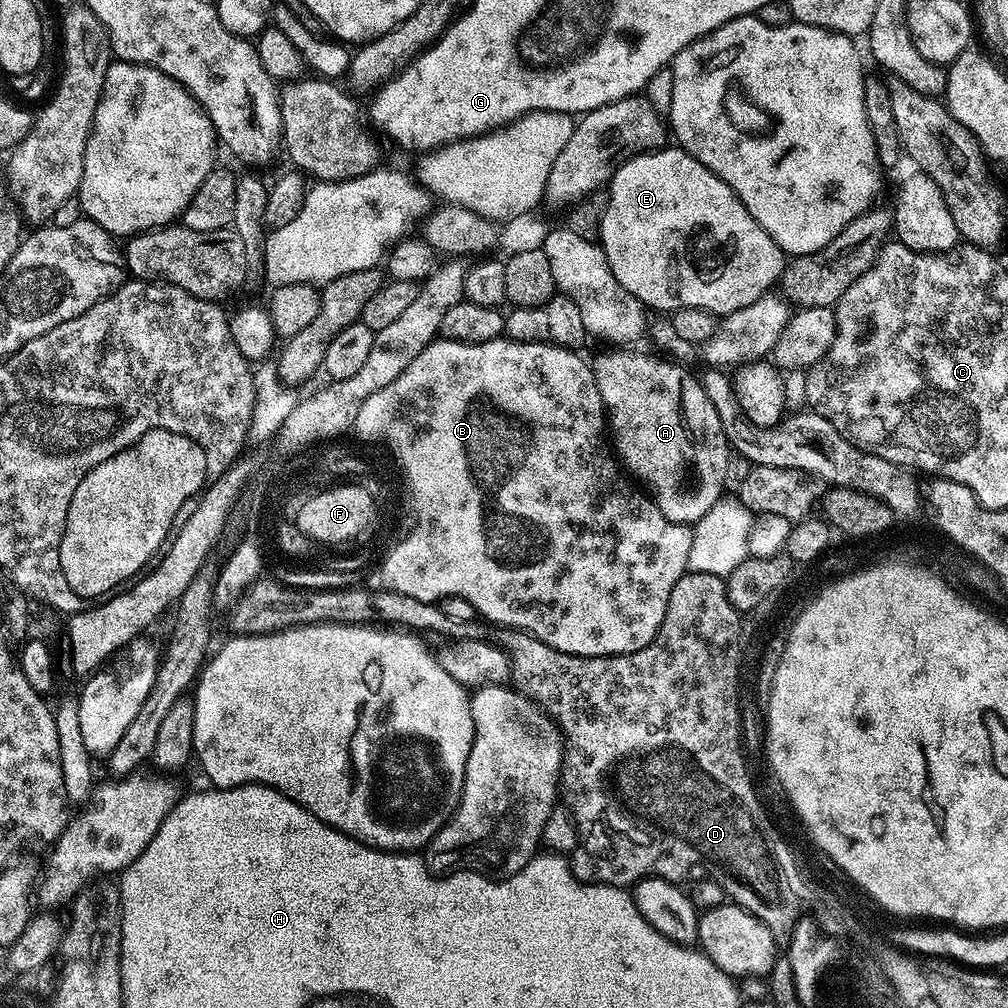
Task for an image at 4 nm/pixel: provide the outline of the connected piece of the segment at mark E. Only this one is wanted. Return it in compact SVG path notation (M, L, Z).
M665 146L655 152L642 152L639 156L627 157L617 167L606 191L608 205L600 219L598 243L604 249L606 262L614 274L614 278L618 278L618 282L623 288L630 294L634 294L634 298L638 298L645 309L652 311L653 308L658 312L656 314L671 314L683 308L693 308L708 312L711 316L723 318L757 302L781 283L786 267L786 253L776 245L774 238L770 238L770 234L766 234L766 230L762 230L762 226L758 226L758 222L754 222L754 218L750 218L750 210L746 210L746 206L742 206L742 202L734 194L734 190L730 190L730 186L726 186L726 182L722 182L722 178L718 178L713 172L706 170L706 166L702 166L702 162L695 160L683 148Z

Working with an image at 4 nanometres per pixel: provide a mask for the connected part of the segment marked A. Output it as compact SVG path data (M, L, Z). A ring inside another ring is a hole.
M630 350L625 352L628 353L602 356L594 362L598 390L602 390L602 402L610 425L610 436L614 441L615 455L641 485L649 484L652 487L652 499L658 510L670 518L670 522L694 526L702 514L706 514L706 510L710 510L725 495L724 483L728 480L728 467L734 459L733 448L723 433L714 403L706 396L699 379L687 372L687 367L659 355L647 356L644 352Z

